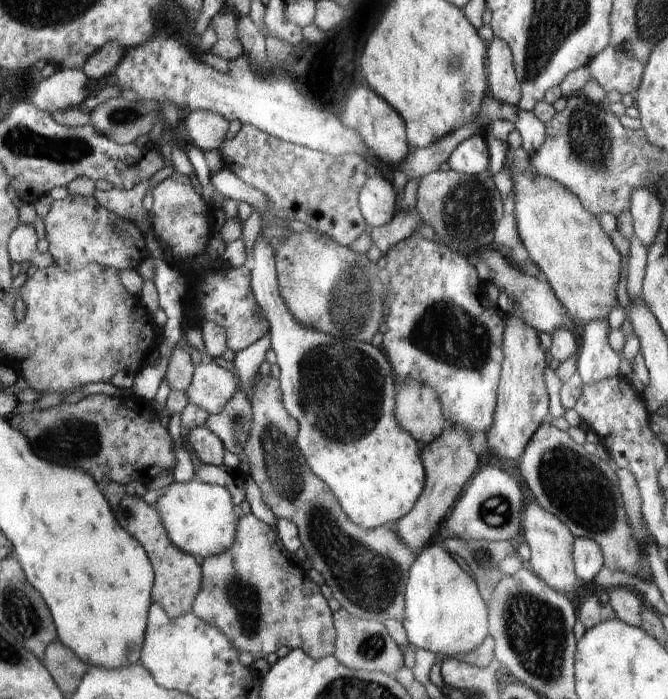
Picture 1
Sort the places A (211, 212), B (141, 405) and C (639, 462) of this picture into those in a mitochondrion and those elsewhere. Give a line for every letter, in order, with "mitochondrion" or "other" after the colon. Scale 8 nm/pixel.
A: other
B: other
C: other

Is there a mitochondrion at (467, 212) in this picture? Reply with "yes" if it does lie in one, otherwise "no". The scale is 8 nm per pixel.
yes

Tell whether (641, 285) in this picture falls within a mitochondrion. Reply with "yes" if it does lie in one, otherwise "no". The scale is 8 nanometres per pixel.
no

